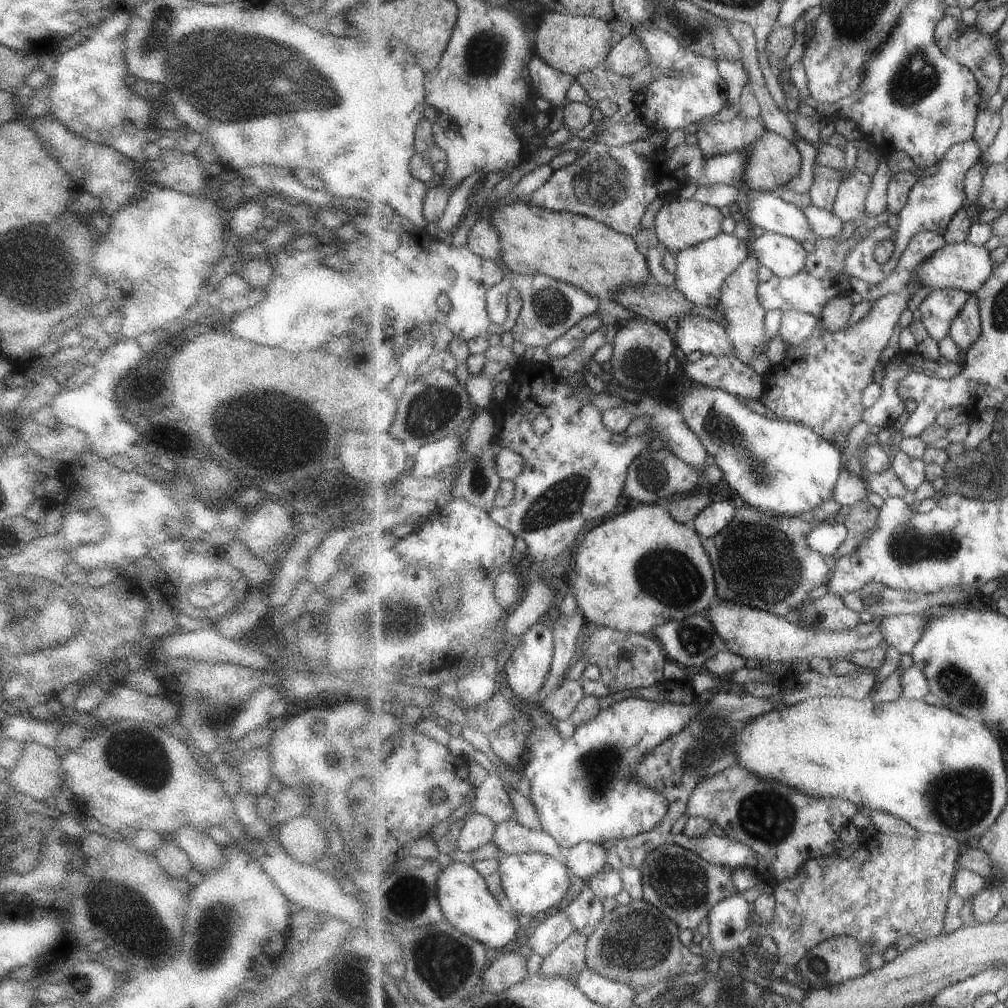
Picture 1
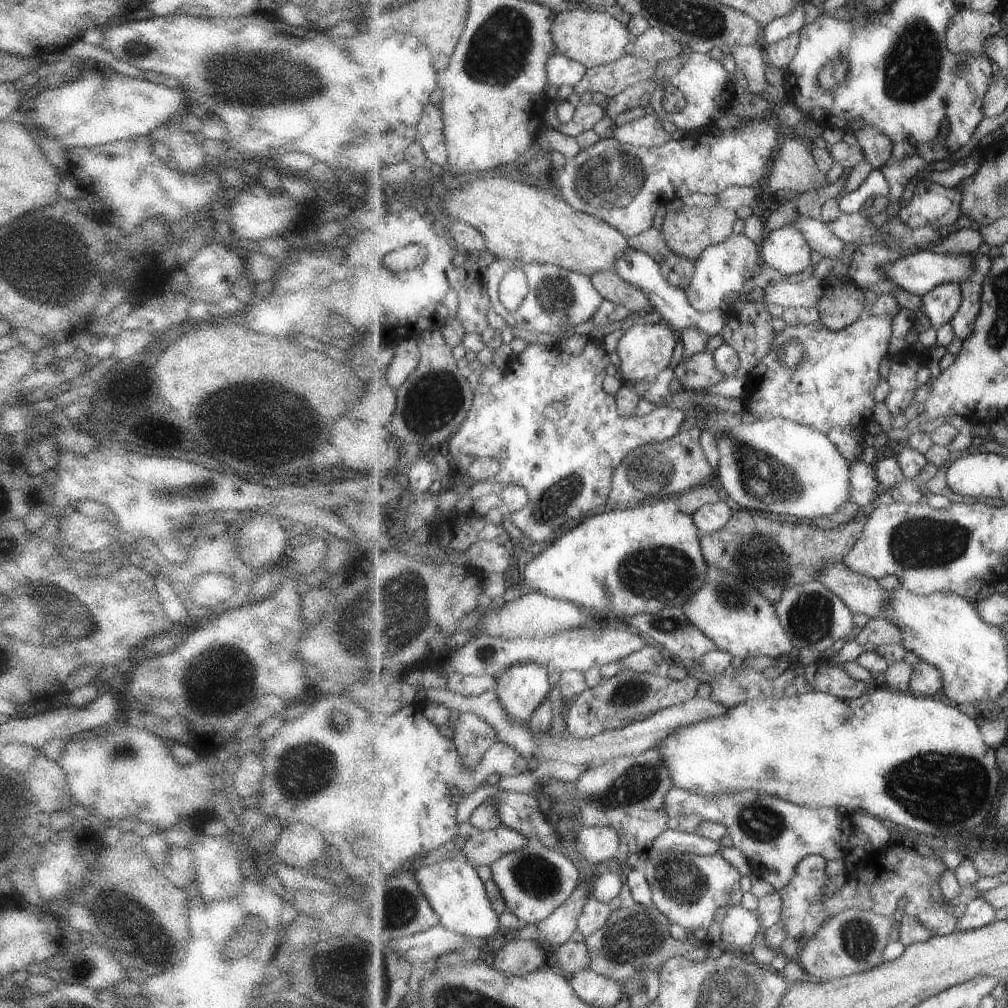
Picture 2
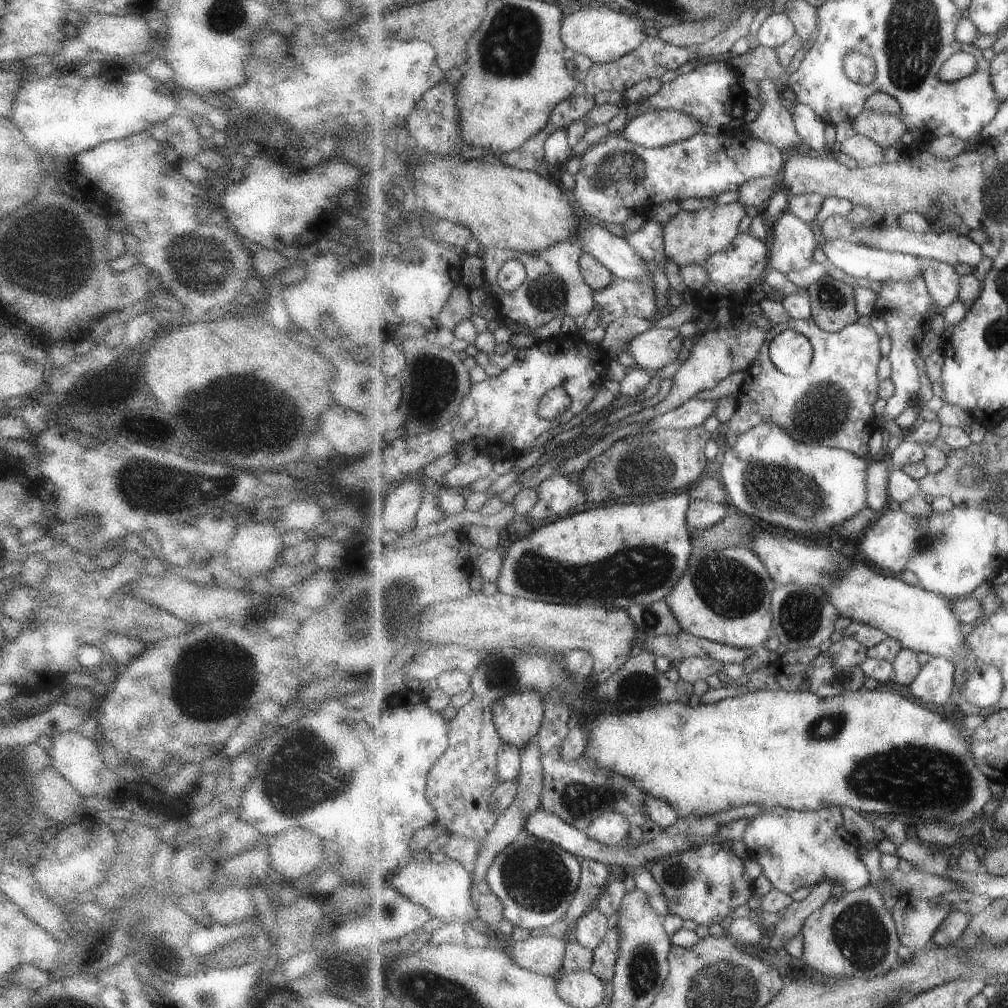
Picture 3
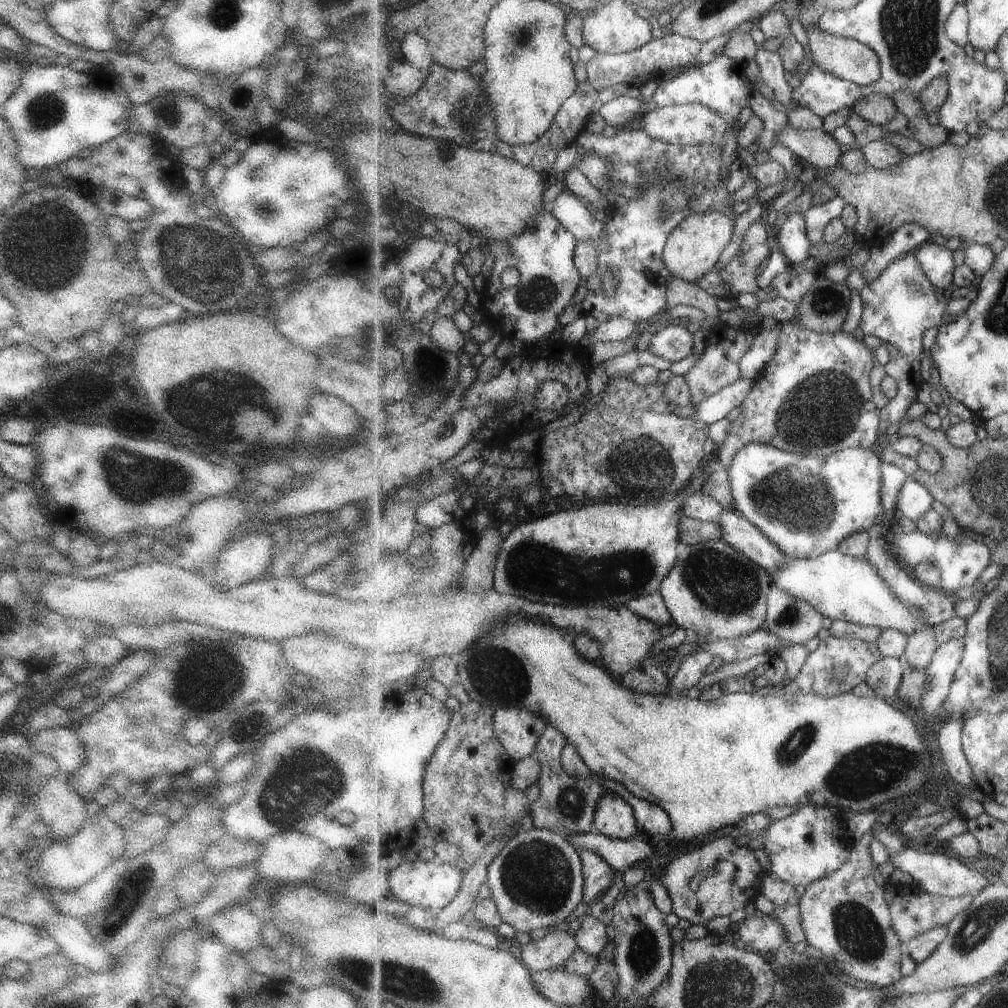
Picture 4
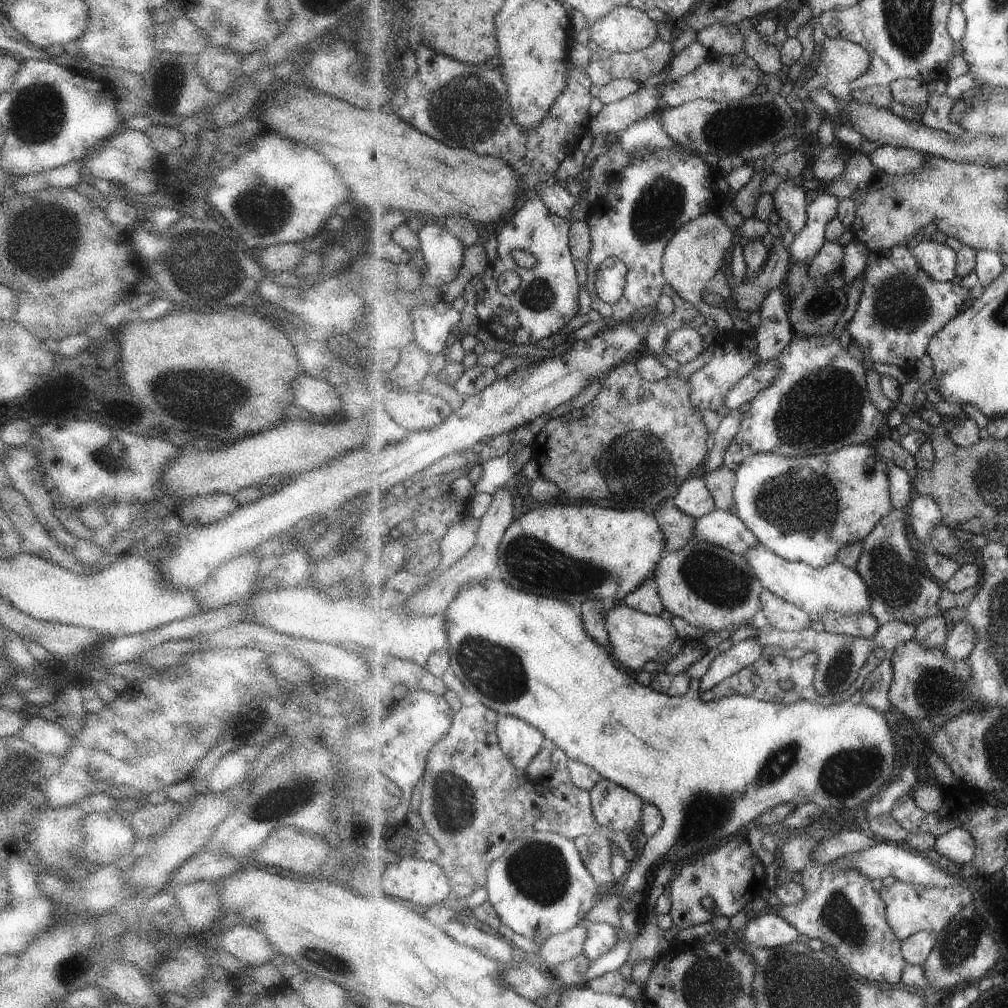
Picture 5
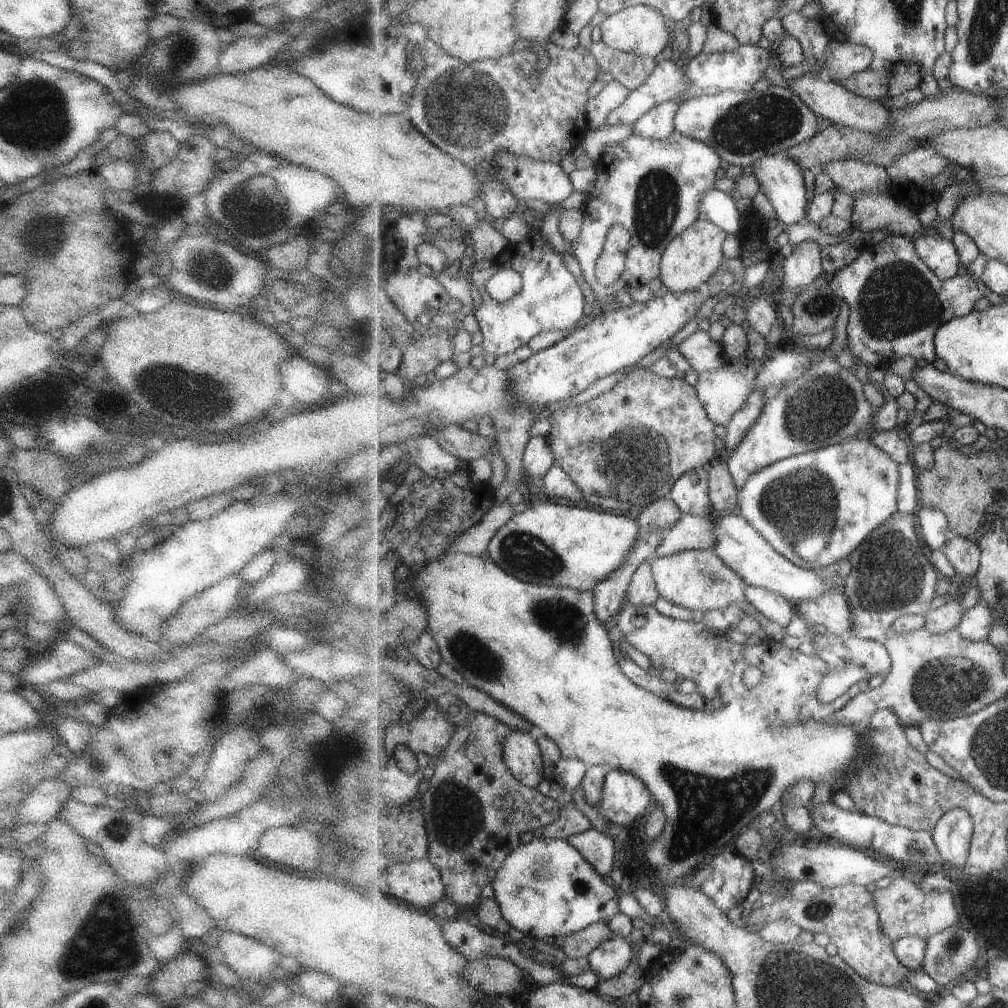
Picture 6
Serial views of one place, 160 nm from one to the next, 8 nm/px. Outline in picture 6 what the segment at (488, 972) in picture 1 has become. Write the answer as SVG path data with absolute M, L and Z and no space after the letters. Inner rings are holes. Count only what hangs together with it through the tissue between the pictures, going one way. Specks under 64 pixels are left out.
M597 921L575 934L555 940L555 947L561 949L569 959L588 957L593 949L599 948L612 934L606 921Z

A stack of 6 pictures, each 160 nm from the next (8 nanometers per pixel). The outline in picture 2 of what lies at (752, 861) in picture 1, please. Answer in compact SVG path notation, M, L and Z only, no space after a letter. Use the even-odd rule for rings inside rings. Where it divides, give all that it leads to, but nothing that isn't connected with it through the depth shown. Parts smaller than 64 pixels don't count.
M669 829L655 840L651 850L649 850L649 857L653 858L655 854L666 851L678 851L699 856L713 856L713 854L721 852L724 848L719 847L717 840L704 838L696 833Z

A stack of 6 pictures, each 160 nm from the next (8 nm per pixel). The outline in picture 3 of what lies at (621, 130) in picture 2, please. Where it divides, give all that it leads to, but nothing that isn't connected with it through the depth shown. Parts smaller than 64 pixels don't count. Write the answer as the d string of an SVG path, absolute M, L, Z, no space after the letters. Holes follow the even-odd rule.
M642 110L618 133L647 148L663 148L696 136L701 125L699 120L683 112Z

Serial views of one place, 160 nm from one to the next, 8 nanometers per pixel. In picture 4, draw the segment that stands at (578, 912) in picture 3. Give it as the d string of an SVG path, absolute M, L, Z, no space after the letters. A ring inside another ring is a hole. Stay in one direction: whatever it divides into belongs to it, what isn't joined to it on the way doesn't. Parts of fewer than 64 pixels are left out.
M583 848L580 850L585 876L585 904L593 904L619 877L616 871L597 852Z

